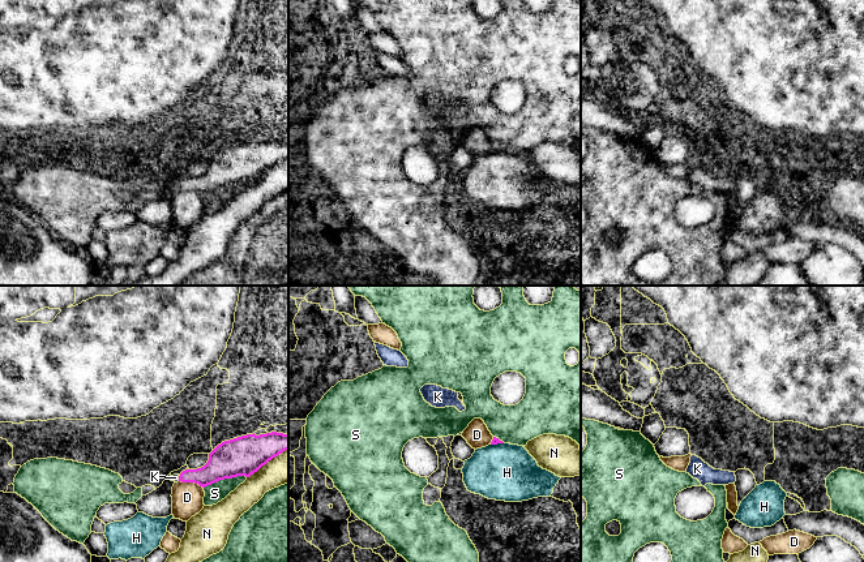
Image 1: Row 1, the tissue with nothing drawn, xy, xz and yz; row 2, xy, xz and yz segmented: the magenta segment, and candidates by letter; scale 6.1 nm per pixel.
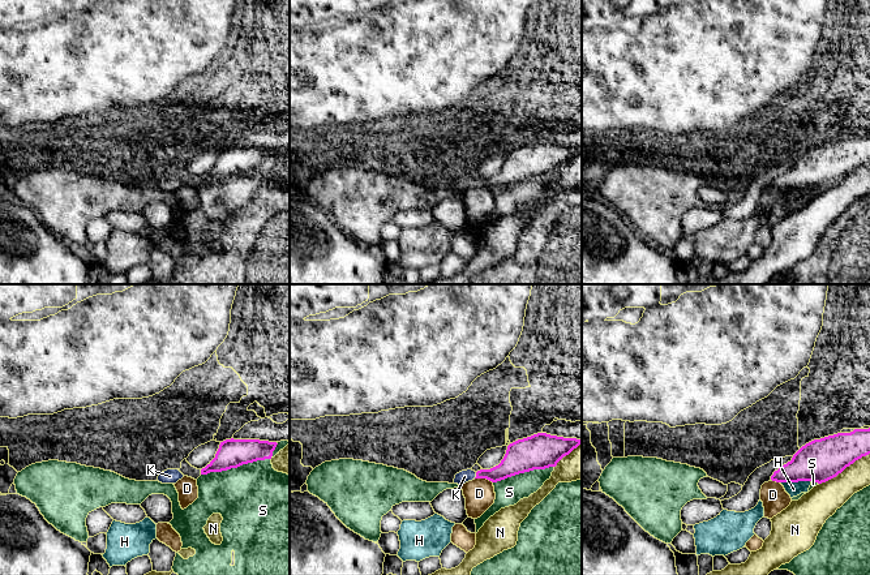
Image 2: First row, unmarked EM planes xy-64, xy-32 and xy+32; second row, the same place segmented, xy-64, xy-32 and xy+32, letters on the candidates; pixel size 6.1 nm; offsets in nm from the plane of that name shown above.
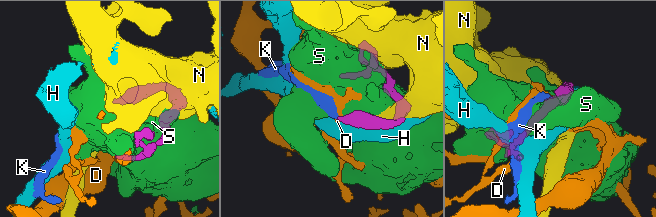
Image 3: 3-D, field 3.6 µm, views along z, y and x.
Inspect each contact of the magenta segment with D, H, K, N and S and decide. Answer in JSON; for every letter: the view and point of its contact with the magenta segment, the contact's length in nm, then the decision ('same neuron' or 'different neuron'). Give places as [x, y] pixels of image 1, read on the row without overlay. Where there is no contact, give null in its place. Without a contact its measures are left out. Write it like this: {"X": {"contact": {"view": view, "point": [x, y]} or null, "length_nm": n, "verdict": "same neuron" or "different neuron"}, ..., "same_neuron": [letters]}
{"D": {"contact": {"view": "xy", "point": [191, 189]}, "length_nm": 160, "verdict": "different neuron"}, "H": {"contact": {"view": "xz", "point": [496, 151]}, "length_nm": 80, "verdict": "different neuron"}, "K": {"contact": {"view": "xy", "point": [179, 187]}, "length_nm": 30, "verdict": "same neuron"}, "N": {"contact": {"view": "xy", "point": [266, 170]}, "length_nm": 320, "verdict": "different neuron"}, "S": {"contact": {"view": "xy", "point": [225, 185]}, "length_nm": 280, "verdict": "different neuron"}, "same_neuron": ["K"]}

